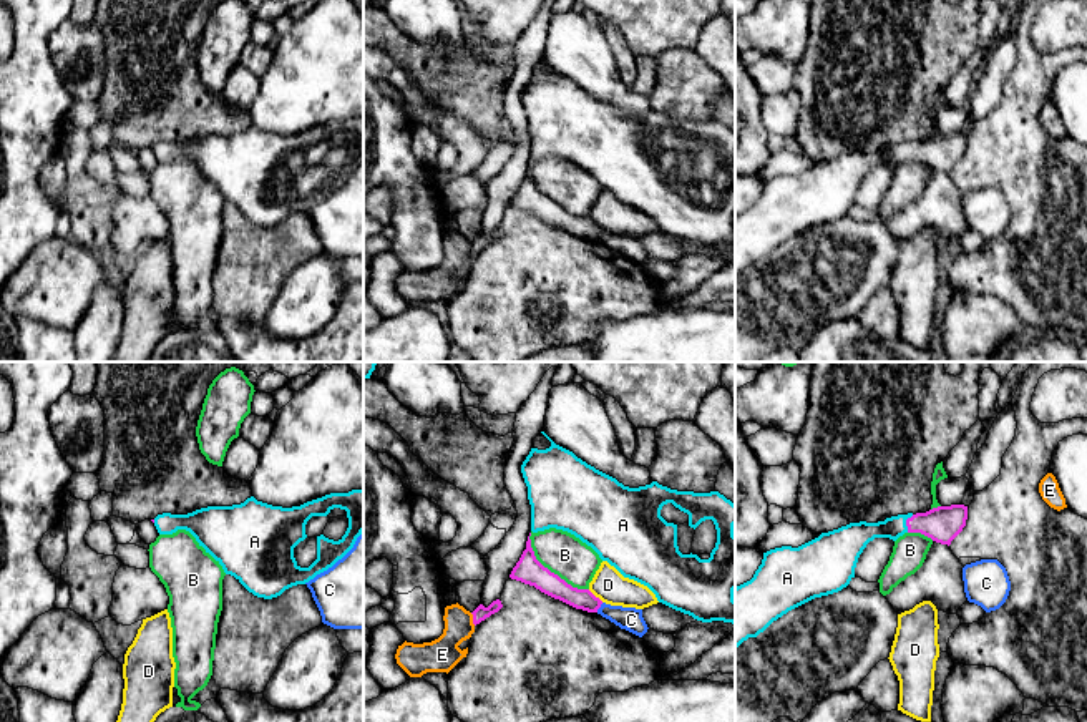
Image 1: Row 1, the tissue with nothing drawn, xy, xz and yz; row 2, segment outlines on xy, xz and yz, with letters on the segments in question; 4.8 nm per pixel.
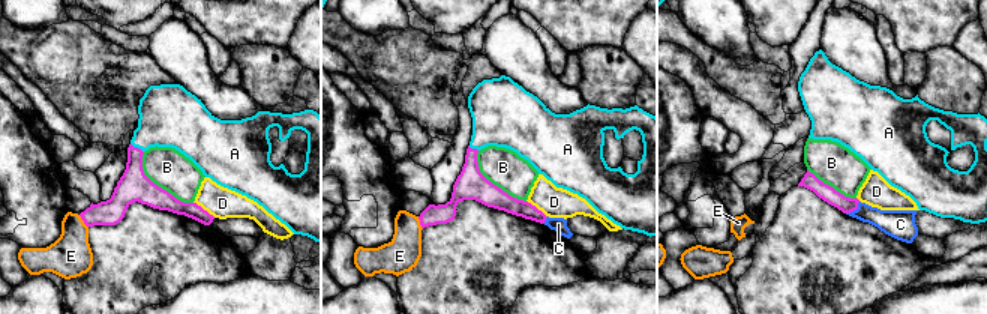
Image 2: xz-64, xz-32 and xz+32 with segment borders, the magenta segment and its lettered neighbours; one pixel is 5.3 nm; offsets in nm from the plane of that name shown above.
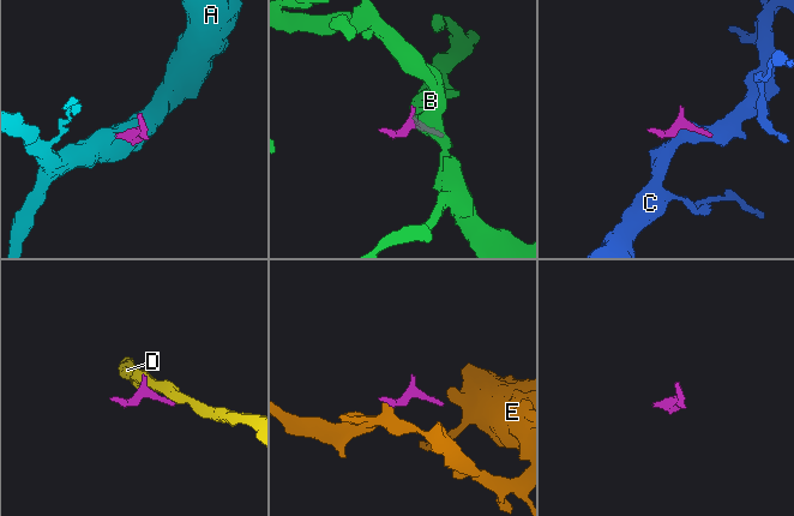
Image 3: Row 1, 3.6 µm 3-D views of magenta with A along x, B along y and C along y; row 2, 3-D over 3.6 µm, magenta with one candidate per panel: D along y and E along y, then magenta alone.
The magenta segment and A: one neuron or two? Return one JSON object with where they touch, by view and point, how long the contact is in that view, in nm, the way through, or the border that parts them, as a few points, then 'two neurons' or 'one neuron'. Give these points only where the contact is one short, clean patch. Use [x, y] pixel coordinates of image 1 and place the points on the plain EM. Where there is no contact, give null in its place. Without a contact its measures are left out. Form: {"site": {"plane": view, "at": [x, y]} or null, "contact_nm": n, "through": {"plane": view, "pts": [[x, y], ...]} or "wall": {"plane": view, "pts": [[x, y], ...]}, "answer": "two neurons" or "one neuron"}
{"site": {"plane": "yz", "at": [906, 151]}, "contact_nm": 90, "through": {"plane": "yz", "pts": [[943, 151], [906, 151], [857, 163]]}, "answer": "one neuron"}

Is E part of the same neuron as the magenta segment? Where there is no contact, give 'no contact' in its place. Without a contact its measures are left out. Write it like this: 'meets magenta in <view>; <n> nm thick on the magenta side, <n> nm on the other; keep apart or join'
meets magenta in xz; 70 nm thick on the magenta side, 160 nm on the other; keep apart

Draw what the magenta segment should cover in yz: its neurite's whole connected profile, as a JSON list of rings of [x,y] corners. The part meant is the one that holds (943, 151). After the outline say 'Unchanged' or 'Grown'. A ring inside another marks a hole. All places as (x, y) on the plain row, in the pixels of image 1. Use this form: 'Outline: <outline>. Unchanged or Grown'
Outline: [[[964,133],[938,134],[878,151],[850,151],[798,176],[782,174],[763,181],[753,206],[735,216],[735,276],[757,266],[788,239],[846,216],[855,206],[860,183],[875,166],[896,169],[904,161],[921,161],[949,174],[966,148]]]. Grown

